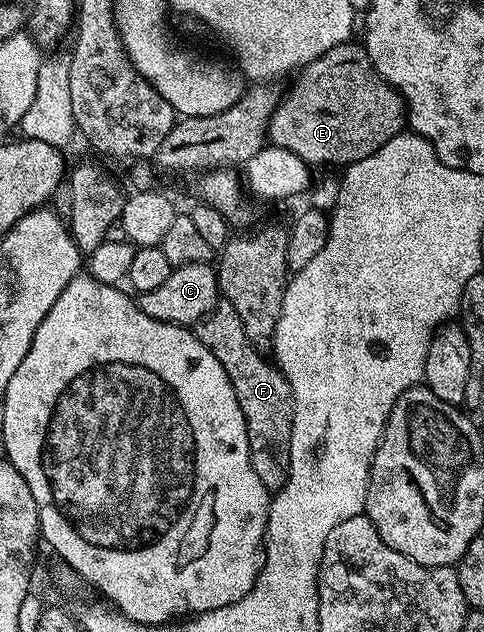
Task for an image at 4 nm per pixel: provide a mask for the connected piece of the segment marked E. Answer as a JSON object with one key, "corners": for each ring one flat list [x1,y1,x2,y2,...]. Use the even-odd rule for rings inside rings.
{"corners":[[343,41,335,45,335,49,327,49,323,57,311,61,306,67,300,68,293,88,282,94,275,113,269,122,268,142,274,147,282,147,294,151,305,163,338,163,341,169,355,161,363,161,363,157,371,157,391,137,402,134,407,127,405,101,398,91,387,81,379,77,373,67,369,54,360,42]]}

